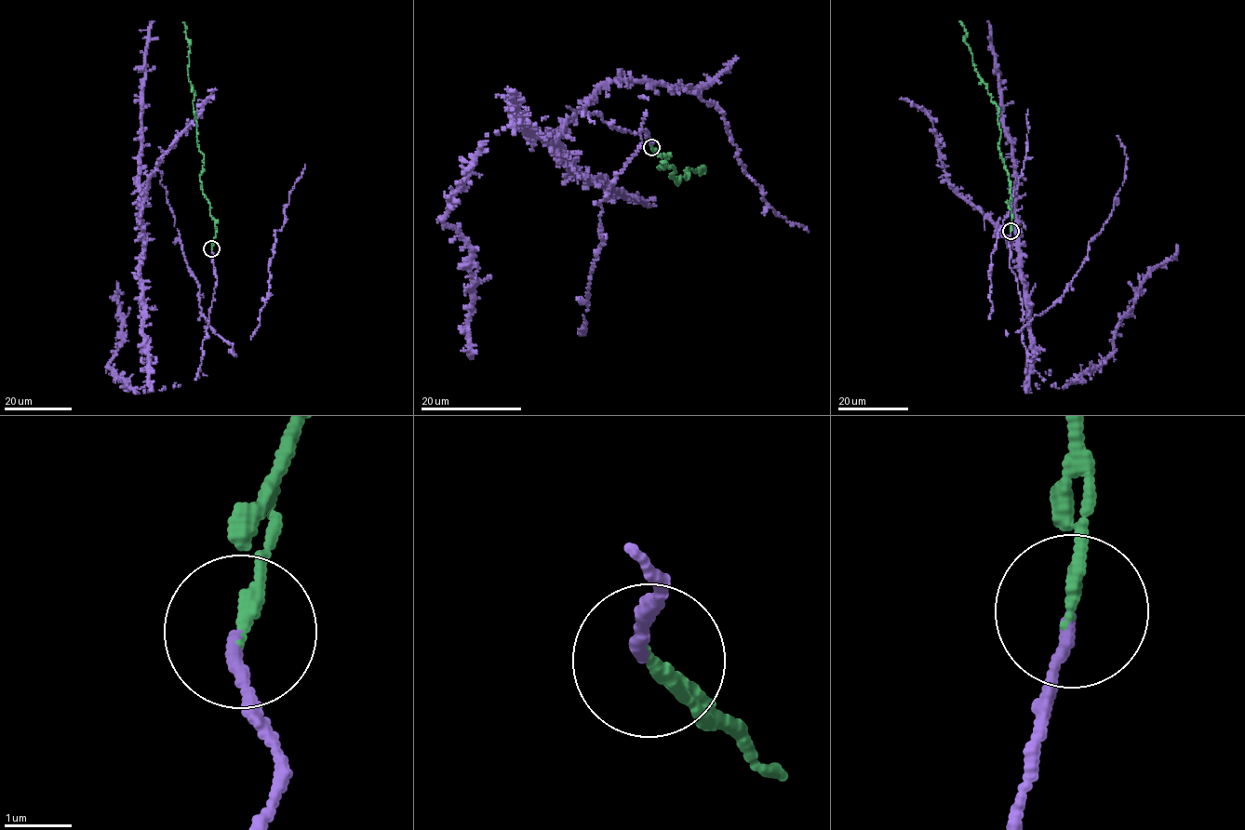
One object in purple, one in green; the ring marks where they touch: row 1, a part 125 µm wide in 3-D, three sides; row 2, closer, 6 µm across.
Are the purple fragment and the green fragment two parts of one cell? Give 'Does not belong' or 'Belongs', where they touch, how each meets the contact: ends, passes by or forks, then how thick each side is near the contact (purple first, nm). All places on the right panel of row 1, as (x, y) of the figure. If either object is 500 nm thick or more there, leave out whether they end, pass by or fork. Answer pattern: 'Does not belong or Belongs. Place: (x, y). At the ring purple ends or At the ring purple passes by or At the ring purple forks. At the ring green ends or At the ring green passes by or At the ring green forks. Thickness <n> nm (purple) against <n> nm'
Belongs. Place: (1010, 231). At the ring purple ends. At the ring green ends. Thickness 170 nm (purple) against 190 nm

